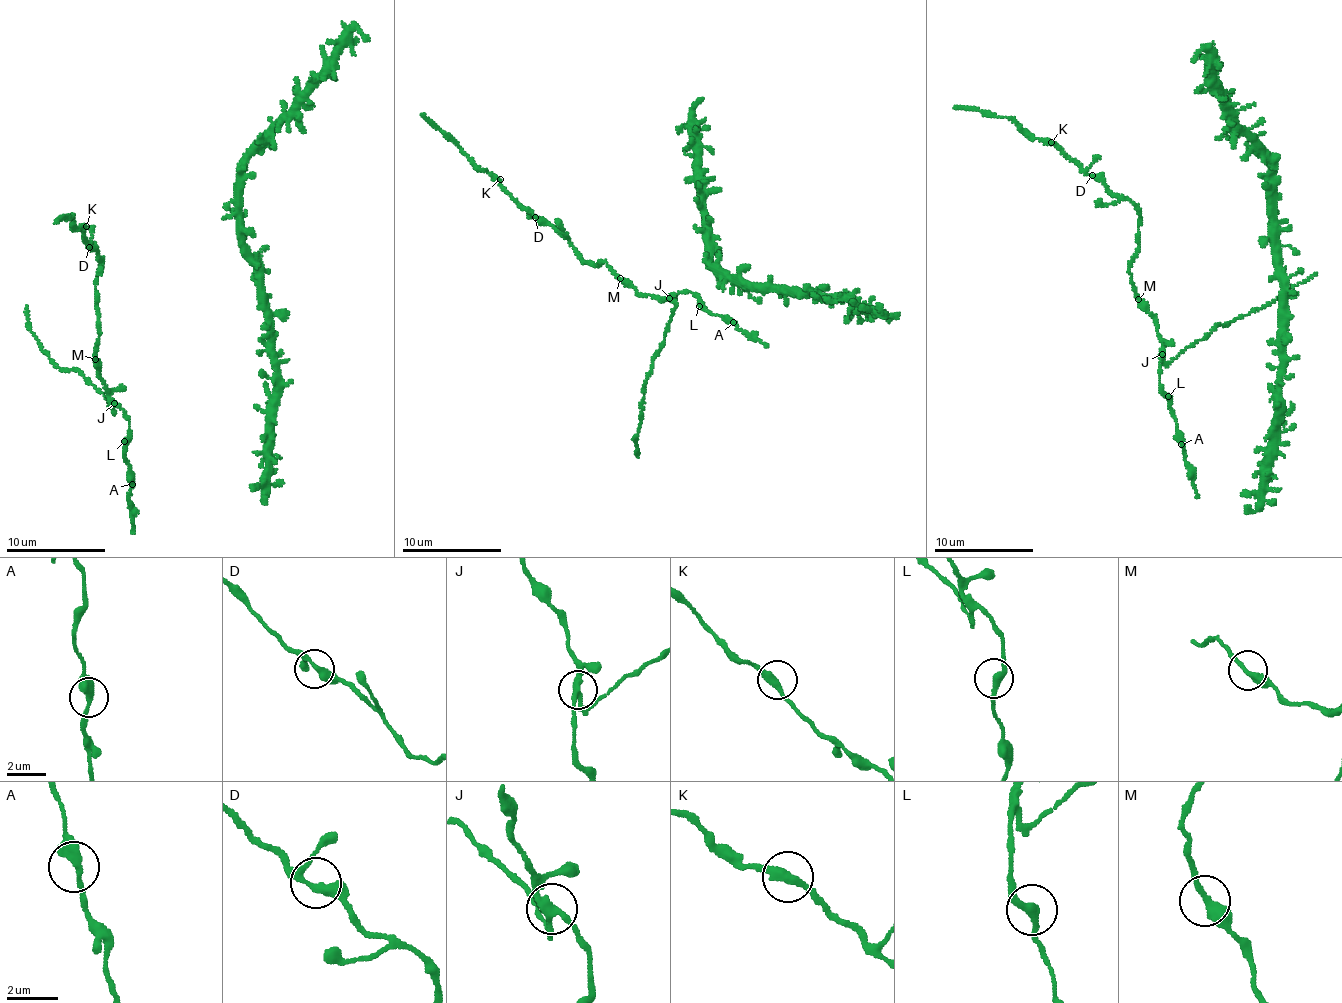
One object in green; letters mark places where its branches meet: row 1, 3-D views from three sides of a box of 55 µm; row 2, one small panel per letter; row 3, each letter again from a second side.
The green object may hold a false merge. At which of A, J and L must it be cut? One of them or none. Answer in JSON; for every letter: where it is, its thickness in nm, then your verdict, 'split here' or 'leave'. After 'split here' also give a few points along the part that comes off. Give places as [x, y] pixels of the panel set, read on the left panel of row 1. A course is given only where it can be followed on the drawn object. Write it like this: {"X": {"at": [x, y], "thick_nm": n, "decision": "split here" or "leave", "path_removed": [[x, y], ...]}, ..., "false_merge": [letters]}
{"A": {"at": [132, 484], "thick_nm": 380, "decision": "leave"}, "J": {"at": [114, 403], "thick_nm": 260, "decision": "split here", "path_removed": [[113, 404], [95, 356], [100, 322], [95, 306], [97, 269], [102, 262], [71, 215], [54, 223]]}, "L": {"at": [124, 441], "thick_nm": 320, "decision": "leave"}, "false_merge": ["J"]}

